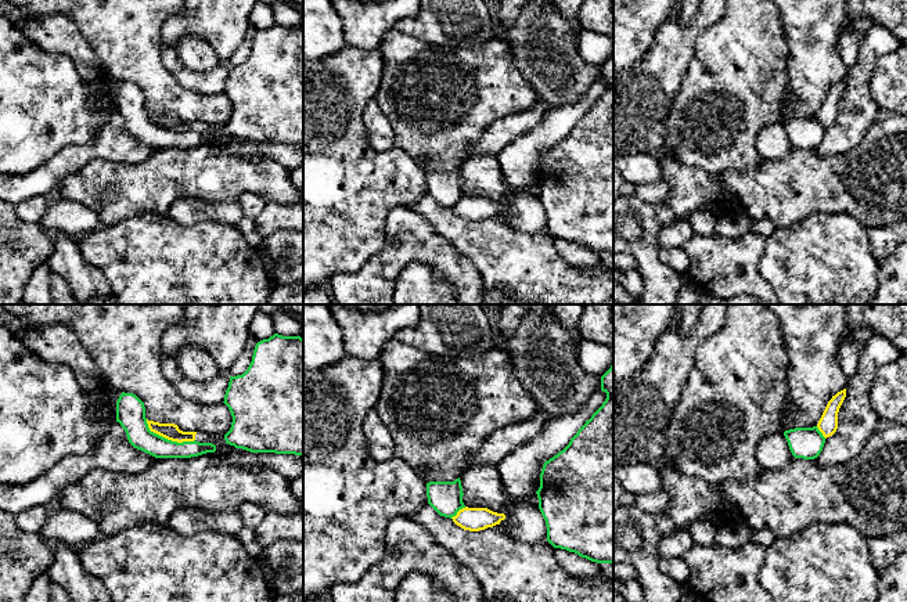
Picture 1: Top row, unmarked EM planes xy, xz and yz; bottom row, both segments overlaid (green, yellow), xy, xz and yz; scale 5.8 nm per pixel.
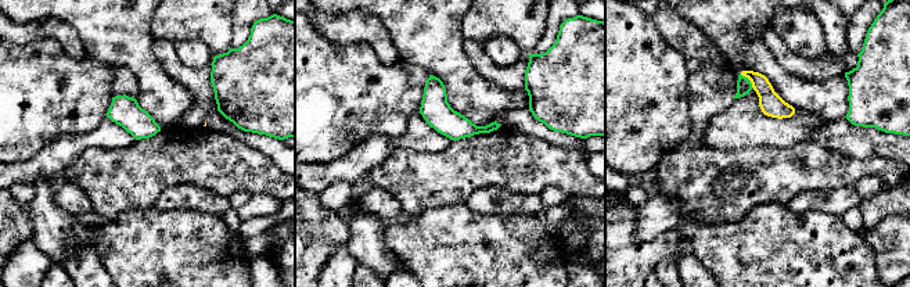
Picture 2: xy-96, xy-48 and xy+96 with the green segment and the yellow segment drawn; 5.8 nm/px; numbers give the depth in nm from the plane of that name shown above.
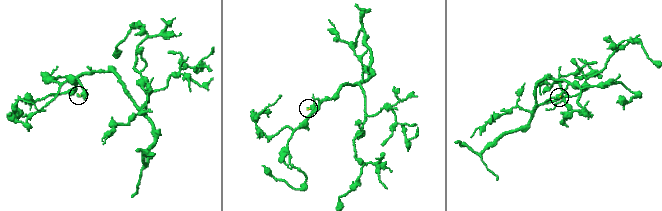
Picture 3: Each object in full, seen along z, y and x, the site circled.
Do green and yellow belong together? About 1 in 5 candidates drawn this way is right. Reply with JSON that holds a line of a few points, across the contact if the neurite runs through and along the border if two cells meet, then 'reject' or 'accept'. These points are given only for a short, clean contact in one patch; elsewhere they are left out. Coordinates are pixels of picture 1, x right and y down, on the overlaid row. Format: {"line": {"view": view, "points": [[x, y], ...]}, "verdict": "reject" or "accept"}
{"verdict": "reject"}

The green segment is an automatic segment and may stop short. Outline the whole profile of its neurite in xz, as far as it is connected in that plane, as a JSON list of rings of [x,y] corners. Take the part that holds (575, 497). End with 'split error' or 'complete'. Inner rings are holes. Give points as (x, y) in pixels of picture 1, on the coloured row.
[[[613,361],[601,376],[601,390],[607,393],[602,405],[562,451],[544,462],[536,494],[547,526],[547,541],[554,548],[575,552],[591,562],[613,563]]]; complete

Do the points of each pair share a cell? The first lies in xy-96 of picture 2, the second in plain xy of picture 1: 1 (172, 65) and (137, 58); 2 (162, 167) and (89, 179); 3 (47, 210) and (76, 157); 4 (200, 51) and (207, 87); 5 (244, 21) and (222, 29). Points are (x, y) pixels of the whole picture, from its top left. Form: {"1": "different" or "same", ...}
{"1": "different", "2": "same", "3": "different", "4": "different", "5": "different"}

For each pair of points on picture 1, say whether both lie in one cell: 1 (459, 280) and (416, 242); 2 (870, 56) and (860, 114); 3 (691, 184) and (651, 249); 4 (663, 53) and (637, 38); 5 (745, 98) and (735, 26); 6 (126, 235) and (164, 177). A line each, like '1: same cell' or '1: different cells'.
1: same cell
2: same cell
3: same cell
4: different cells
5: same cell
6: different cells

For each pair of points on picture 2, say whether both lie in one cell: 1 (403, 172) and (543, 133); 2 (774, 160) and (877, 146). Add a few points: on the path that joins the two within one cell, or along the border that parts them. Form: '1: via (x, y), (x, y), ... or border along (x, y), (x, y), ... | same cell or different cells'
1: border along (504, 125), (565, 149) | different cells
2: border along (808, 140), (822, 143), (851, 157), (870, 158) | different cells

